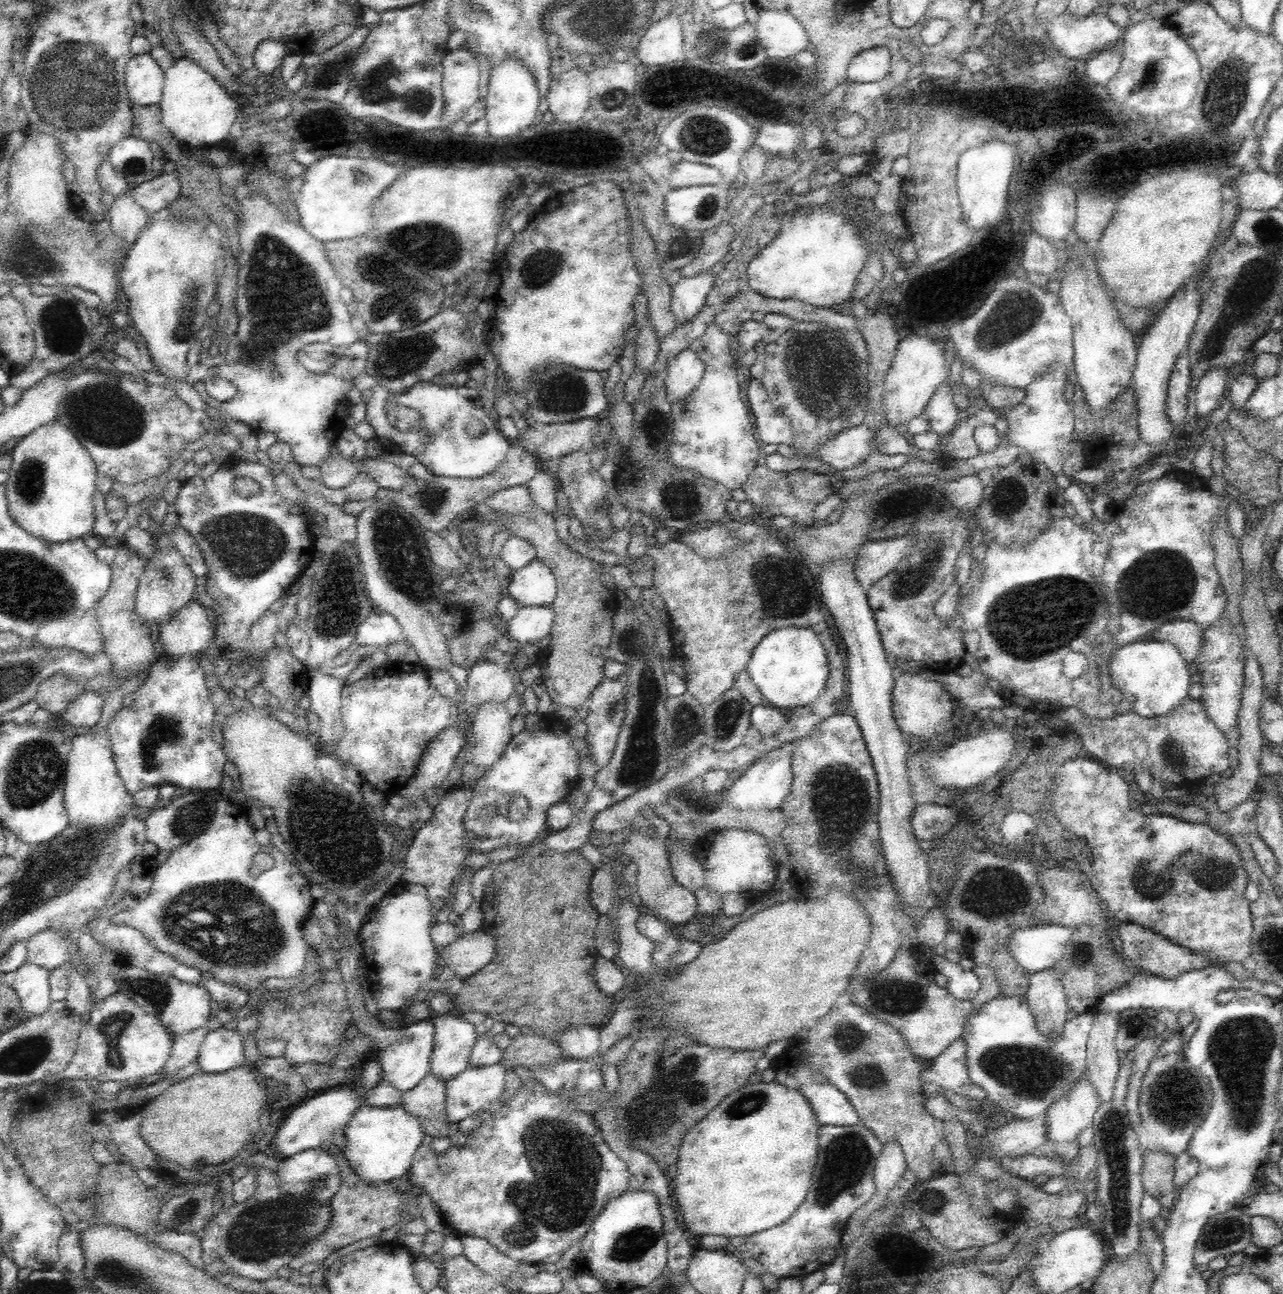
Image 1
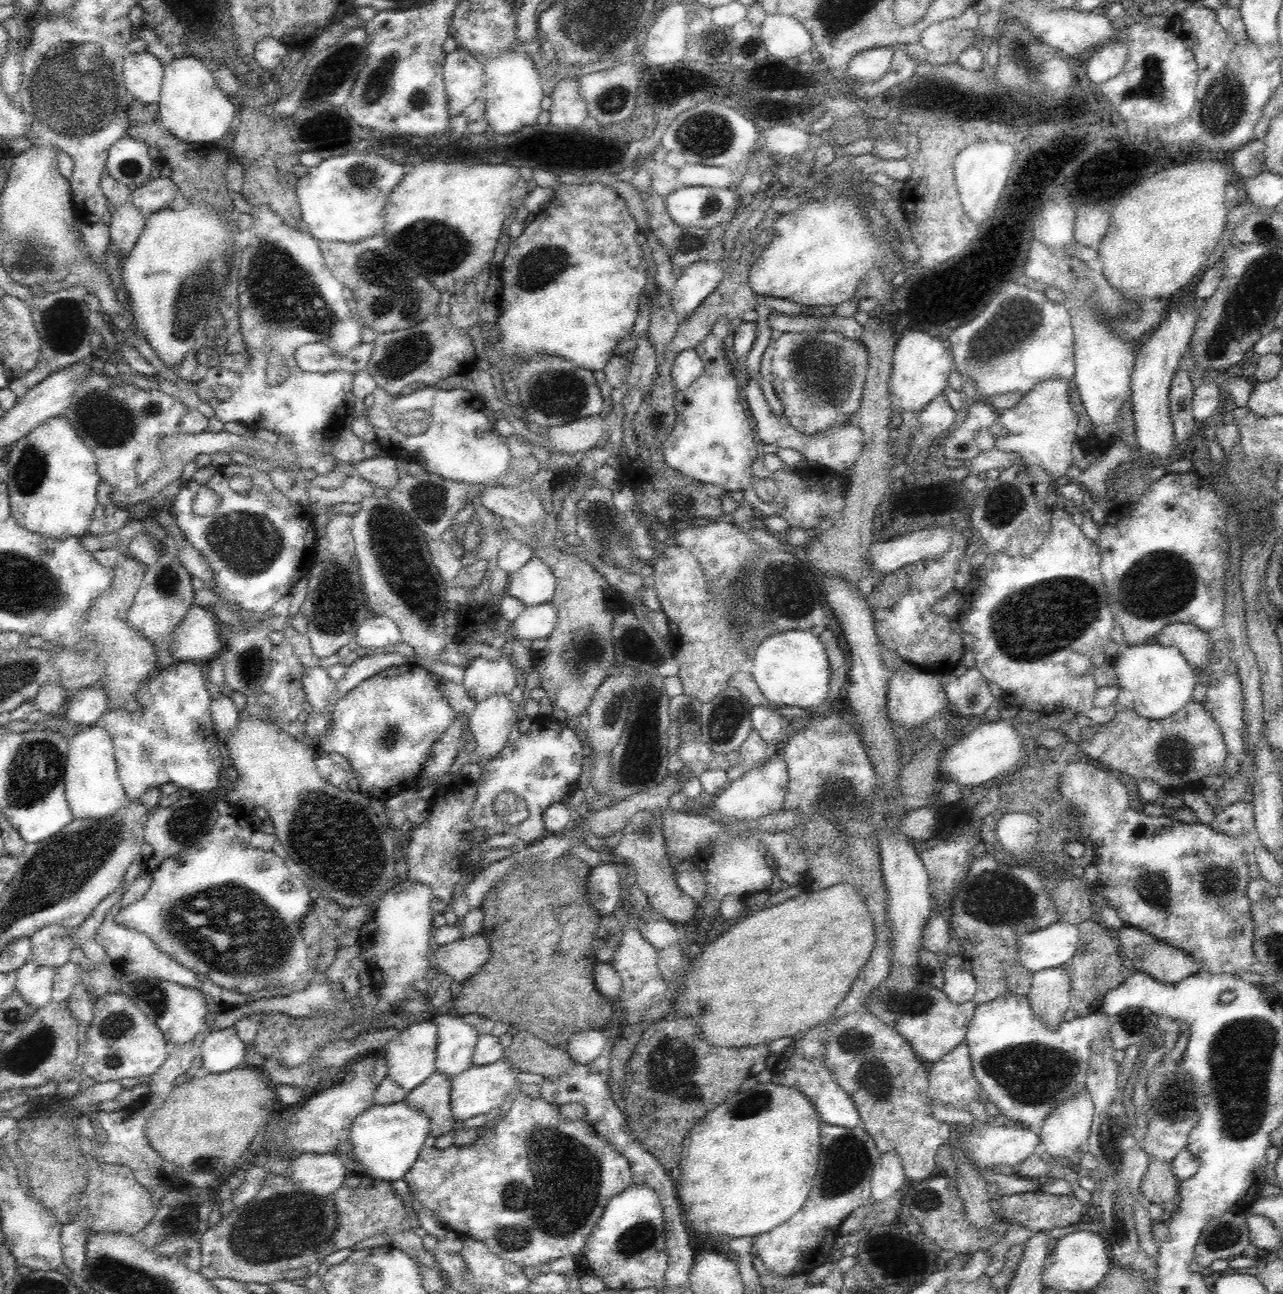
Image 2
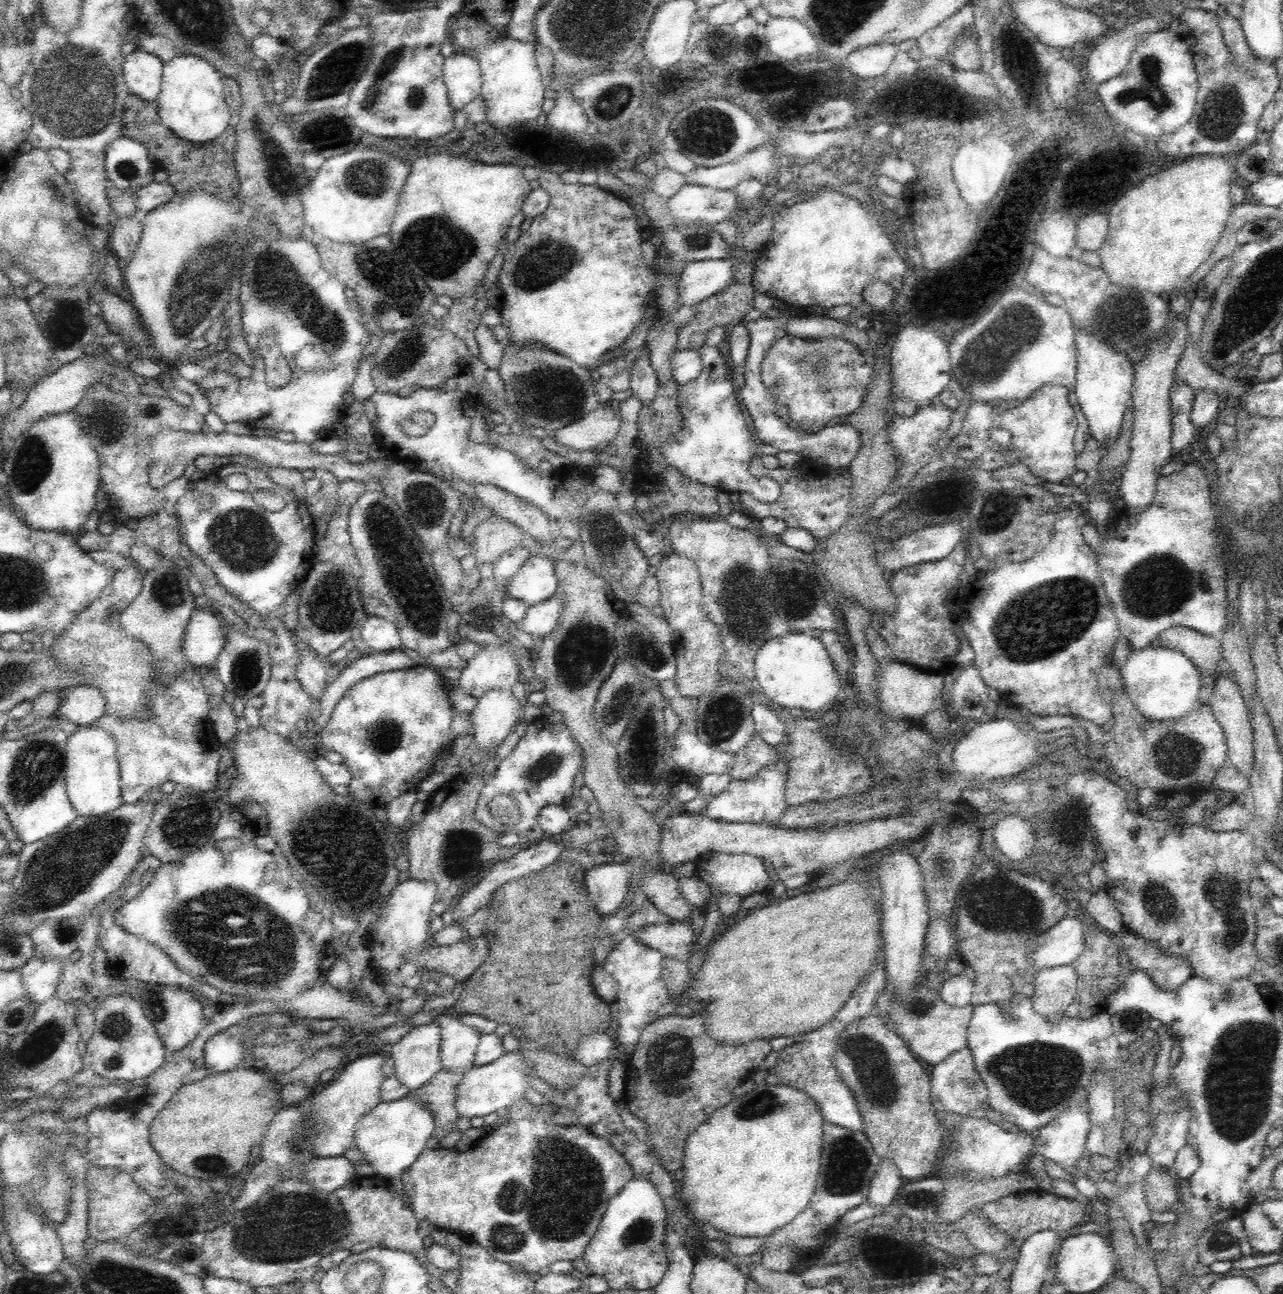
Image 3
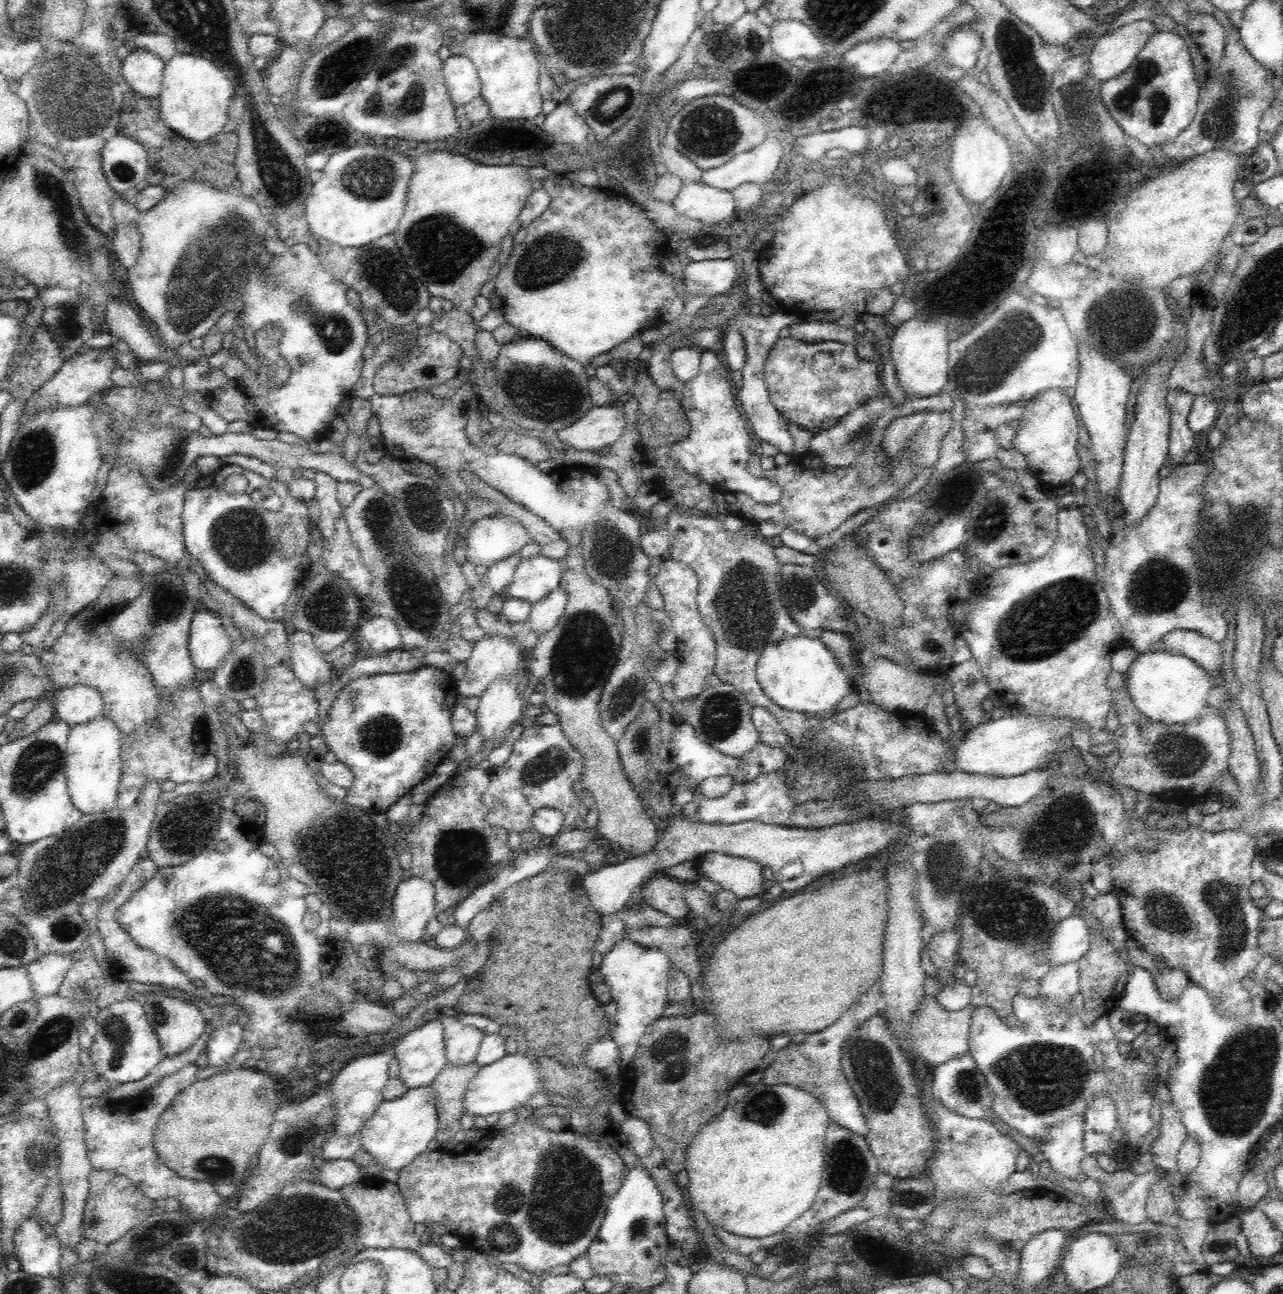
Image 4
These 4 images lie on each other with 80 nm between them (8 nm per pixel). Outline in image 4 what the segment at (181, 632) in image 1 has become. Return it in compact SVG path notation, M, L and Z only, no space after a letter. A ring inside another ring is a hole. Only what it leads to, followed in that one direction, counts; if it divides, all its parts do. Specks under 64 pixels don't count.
M196 612L189 631L189 652L195 669L215 670L233 646L232 629L212 612Z

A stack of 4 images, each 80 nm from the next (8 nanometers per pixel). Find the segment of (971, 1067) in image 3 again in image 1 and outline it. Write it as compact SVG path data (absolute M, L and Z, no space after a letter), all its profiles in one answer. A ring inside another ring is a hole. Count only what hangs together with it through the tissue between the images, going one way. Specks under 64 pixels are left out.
M962 1037L956 1038L944 1052L938 1054L932 1066L921 1073L922 1087L928 1097L963 1097L962 1092L972 1083L969 1080L966 1050L966 1041Z

